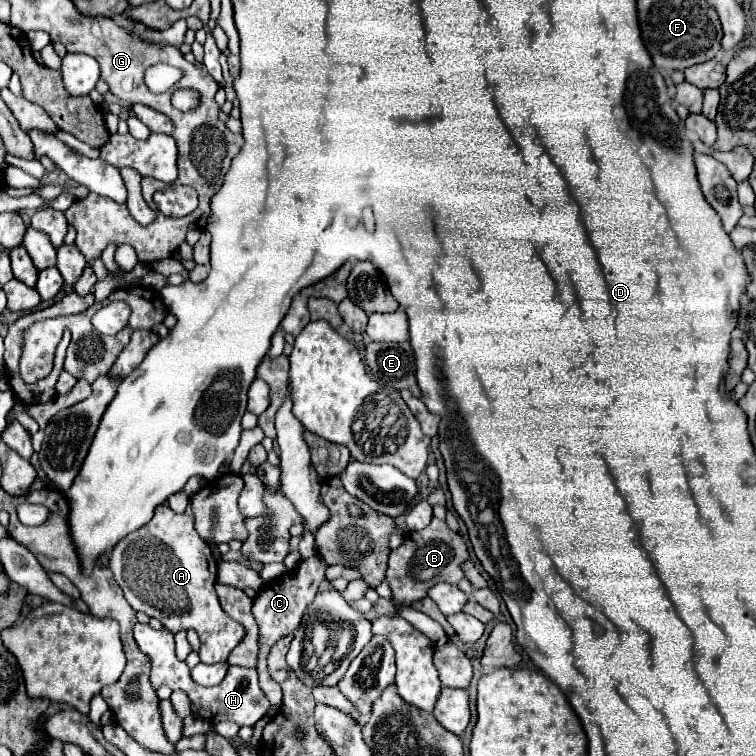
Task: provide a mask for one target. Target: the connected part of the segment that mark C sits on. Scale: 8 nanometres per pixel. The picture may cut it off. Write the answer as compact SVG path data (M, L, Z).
M313 555L309 559L301 559L301 563L297 565L295 571L287 571L285 575L273 579L271 583L265 583L265 587L253 599L253 617L255 617L257 625L259 625L259 663L257 663L257 673L259 673L261 689L263 689L263 693L267 695L267 699L271 703L267 715L253 726L253 735L249 743L253 747L260 744L259 741L261 741L261 735L265 725L275 716L279 705L281 705L281 699L283 699L283 693L281 693L279 685L271 679L271 675L267 671L267 653L271 651L271 647L275 645L275 641L283 639L285 635L293 633L299 627L301 617L303 617L303 611L315 599L321 583L325 581L327 567L329 565L319 555Z

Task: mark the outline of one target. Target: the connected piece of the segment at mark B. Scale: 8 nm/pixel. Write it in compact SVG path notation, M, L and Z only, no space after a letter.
M433 517L433 521L423 529L423 531L413 531L407 533L403 545L399 549L393 549L389 555L389 569L387 569L387 579L391 583L391 591L393 591L393 601L387 599L379 599L375 603L375 609L371 613L367 613L367 619L373 621L379 615L391 615L397 613L395 603L403 603L403 605L411 605L423 597L427 597L427 591L435 585L435 583L457 583L463 577L461 571L461 563L469 559L467 553L467 545L463 541L463 537L455 531L451 531L445 521Z

